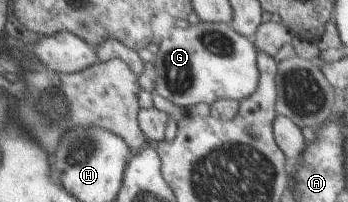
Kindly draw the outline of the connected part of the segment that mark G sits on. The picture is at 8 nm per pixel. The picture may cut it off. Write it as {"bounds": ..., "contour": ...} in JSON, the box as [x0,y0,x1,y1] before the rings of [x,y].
{"bounds":[152,21,259,110],"contour":[[[198,21],[196,25],[173,23],[166,38],[160,39],[152,63],[156,72],[153,89],[178,109],[190,110],[196,103],[213,104],[216,100],[246,100],[257,91],[259,71],[258,51],[253,41],[234,31],[228,24]]]}

